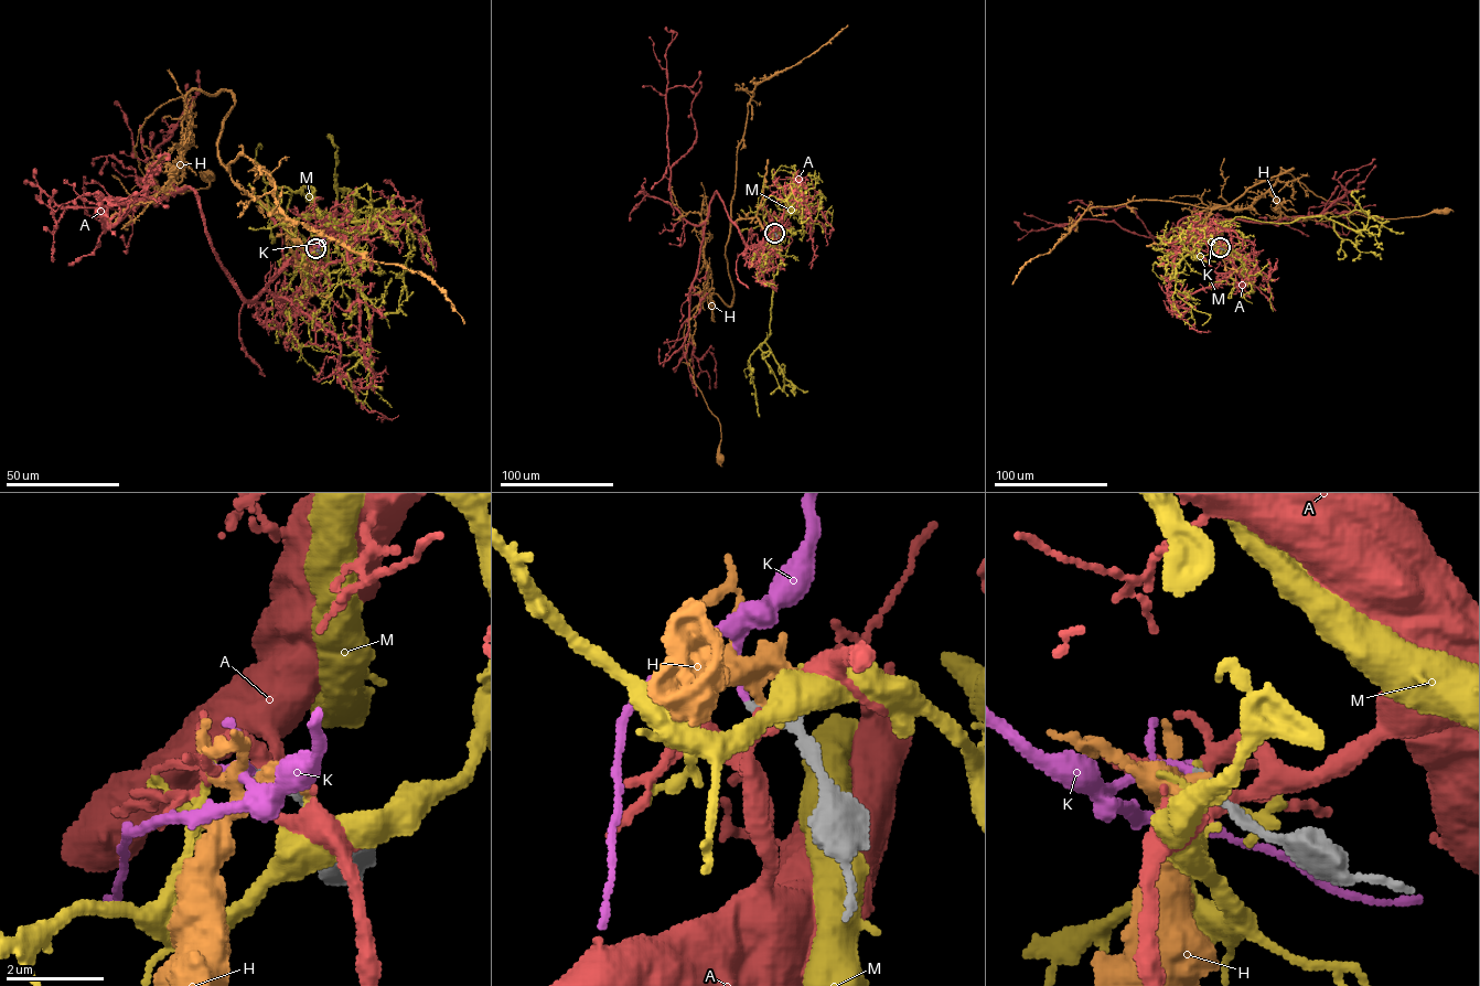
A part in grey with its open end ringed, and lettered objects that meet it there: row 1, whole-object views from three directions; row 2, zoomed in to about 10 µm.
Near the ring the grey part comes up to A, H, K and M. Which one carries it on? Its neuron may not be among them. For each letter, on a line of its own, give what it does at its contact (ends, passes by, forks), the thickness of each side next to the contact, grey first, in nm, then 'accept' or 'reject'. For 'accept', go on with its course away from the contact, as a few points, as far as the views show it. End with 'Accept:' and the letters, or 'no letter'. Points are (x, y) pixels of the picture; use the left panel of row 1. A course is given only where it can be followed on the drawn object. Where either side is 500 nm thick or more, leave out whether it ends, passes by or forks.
A: it passes by; 260 nm thick on the grey side, 160 nm on the other; reject
H: it ends there; 240 nm thick on the grey side, 260 nm on the other; reject
K: it forks there; 170 nm thick on the grey side, 110 nm on the other; accept; it runs (315, 249), (325, 236)
M: it ends there; 280 nm thick on the grey side, 160 nm on the other; reject
Accept: K

